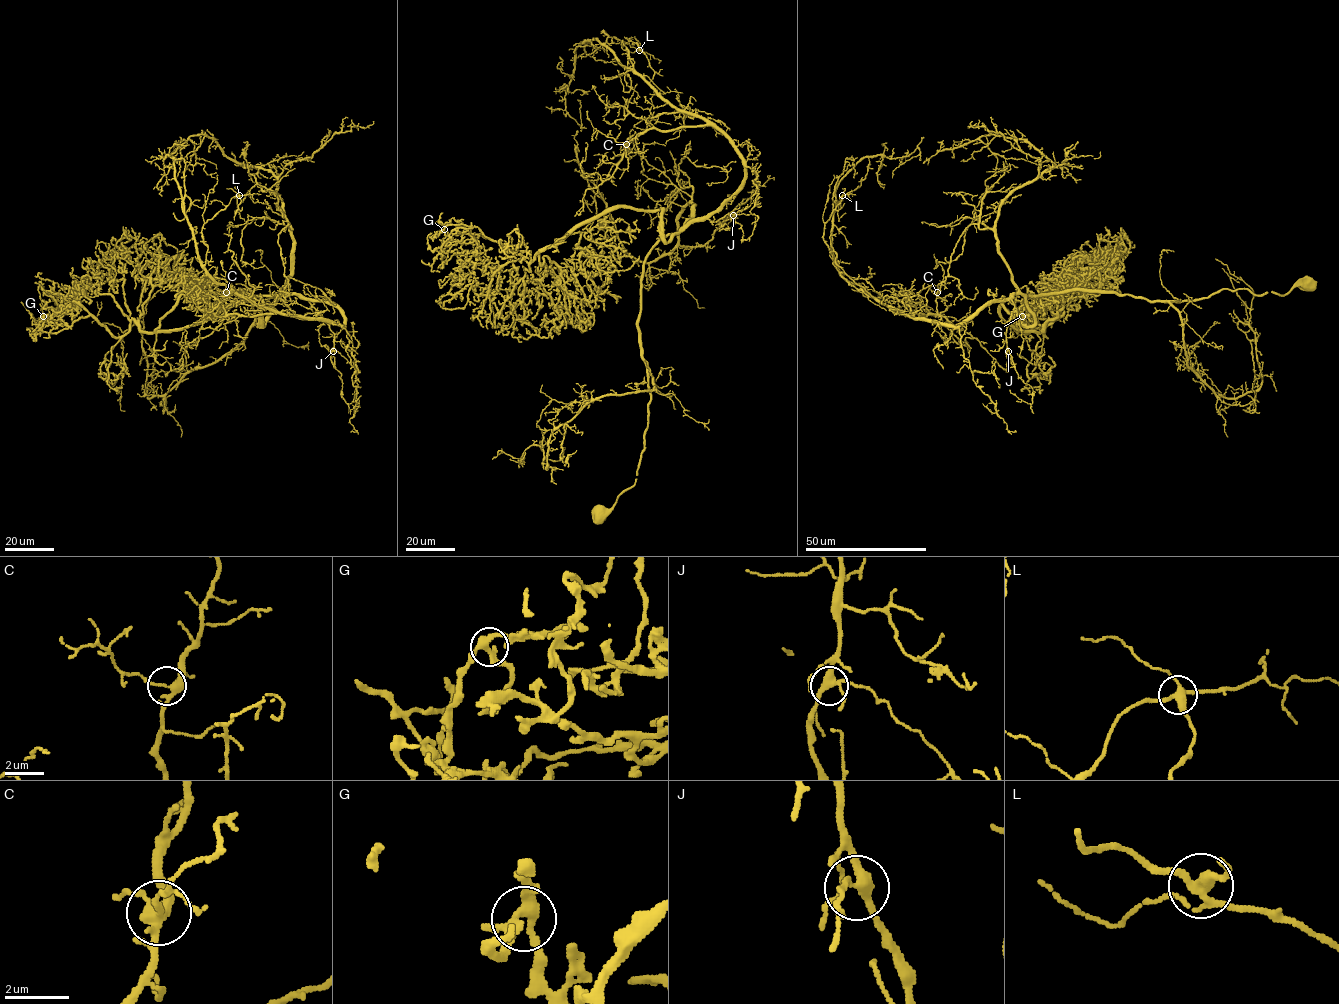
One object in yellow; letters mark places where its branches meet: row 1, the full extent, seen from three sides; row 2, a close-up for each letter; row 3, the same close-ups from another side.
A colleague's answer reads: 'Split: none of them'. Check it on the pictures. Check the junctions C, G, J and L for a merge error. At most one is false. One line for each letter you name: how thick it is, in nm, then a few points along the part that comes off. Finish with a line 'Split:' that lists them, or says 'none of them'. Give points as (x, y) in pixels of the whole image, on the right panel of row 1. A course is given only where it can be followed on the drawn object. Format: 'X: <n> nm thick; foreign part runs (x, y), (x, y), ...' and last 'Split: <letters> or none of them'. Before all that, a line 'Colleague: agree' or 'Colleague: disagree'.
Colleague: disagree
L: 320 nm thick; foreign part runs (842, 196), (828, 220)
Split: L

